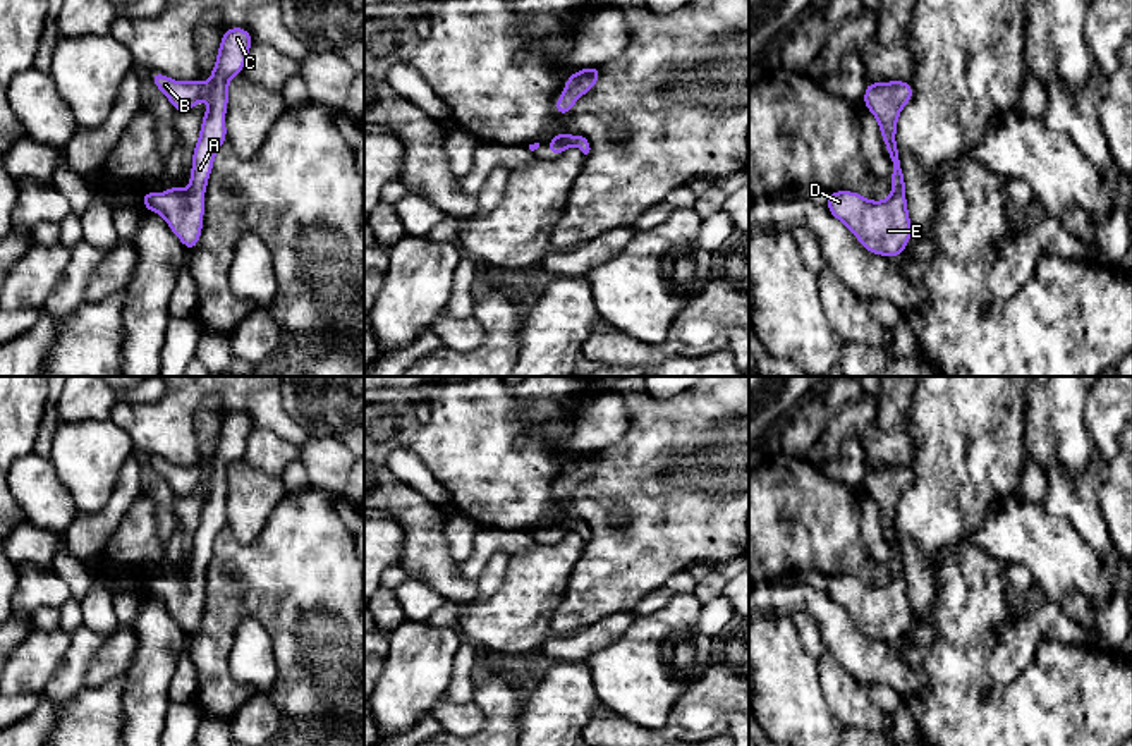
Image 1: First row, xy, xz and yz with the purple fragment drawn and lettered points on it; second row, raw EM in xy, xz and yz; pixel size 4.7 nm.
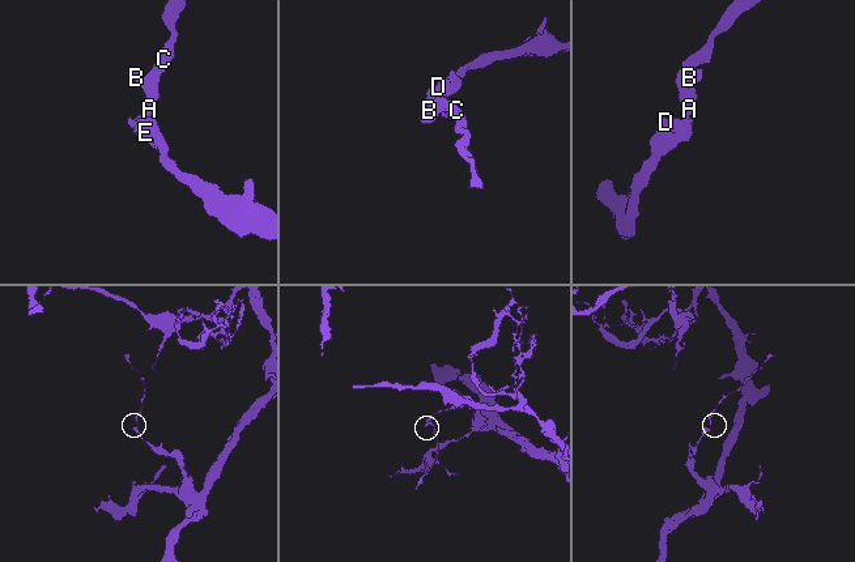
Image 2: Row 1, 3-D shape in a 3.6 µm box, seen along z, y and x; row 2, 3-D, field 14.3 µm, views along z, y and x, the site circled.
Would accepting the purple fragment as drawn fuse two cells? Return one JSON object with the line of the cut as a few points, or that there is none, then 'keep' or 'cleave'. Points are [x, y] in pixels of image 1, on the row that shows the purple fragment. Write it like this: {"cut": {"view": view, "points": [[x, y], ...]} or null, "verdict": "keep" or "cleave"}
{"cut": null, "verdict": "keep"}

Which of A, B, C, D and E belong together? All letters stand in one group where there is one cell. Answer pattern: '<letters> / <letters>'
A B C D E

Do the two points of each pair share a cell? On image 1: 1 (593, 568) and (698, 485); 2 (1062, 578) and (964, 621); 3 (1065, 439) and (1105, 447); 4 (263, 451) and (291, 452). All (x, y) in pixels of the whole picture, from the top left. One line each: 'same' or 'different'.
1: same
2: different
3: different
4: same

